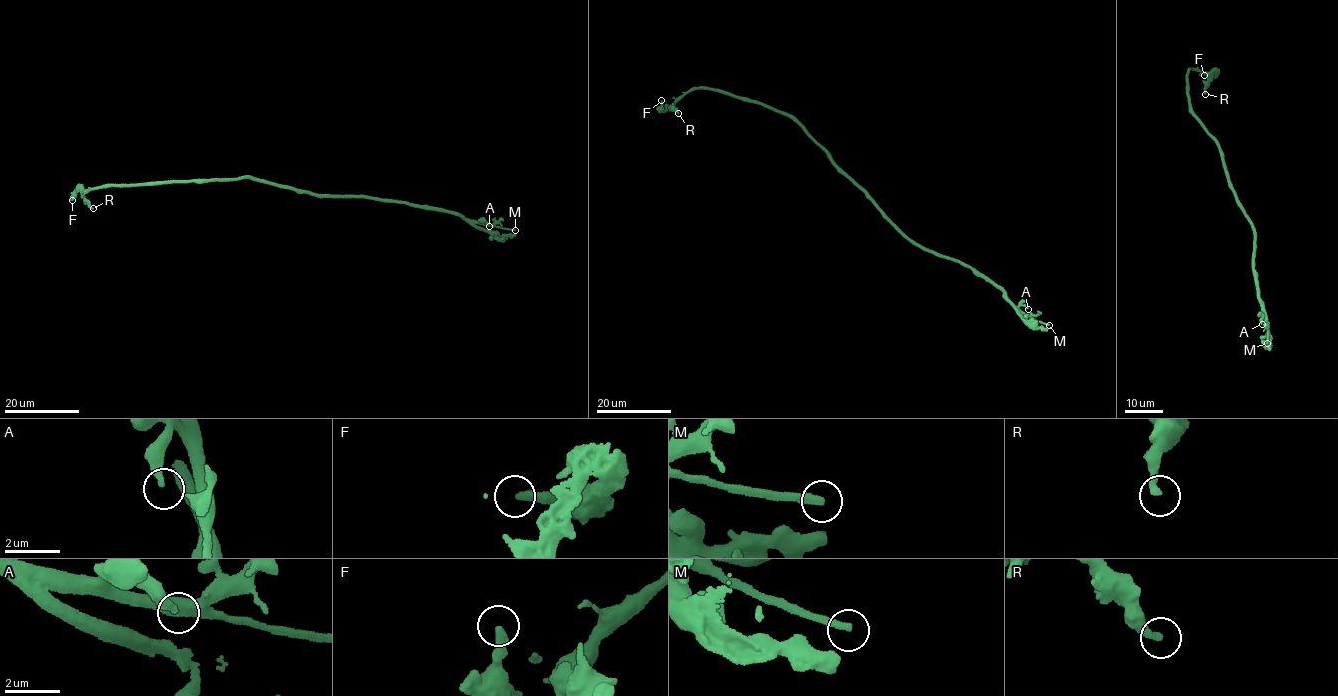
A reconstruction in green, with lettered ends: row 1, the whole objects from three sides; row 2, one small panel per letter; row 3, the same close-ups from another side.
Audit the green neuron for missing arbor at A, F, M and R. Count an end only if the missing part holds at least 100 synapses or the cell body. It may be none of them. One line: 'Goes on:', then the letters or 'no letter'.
Goes on: M

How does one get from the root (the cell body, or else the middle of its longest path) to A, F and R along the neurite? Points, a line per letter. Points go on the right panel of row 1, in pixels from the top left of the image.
A: (1228, 175), (1235, 199), (1253, 231), (1252, 268), (1256, 295), (1265, 315), (1262, 324)
F: (1228, 175), (1220, 148), (1194, 114), (1190, 104), (1188, 72), (1192, 67), (1215, 73), (1204, 75)
R: (1228, 175), (1220, 148), (1192, 110), (1187, 77), (1192, 67), (1209, 76), (1205, 94)

